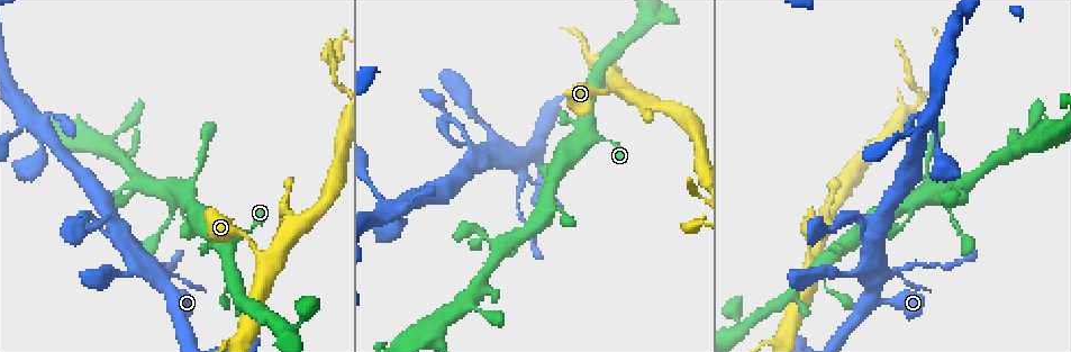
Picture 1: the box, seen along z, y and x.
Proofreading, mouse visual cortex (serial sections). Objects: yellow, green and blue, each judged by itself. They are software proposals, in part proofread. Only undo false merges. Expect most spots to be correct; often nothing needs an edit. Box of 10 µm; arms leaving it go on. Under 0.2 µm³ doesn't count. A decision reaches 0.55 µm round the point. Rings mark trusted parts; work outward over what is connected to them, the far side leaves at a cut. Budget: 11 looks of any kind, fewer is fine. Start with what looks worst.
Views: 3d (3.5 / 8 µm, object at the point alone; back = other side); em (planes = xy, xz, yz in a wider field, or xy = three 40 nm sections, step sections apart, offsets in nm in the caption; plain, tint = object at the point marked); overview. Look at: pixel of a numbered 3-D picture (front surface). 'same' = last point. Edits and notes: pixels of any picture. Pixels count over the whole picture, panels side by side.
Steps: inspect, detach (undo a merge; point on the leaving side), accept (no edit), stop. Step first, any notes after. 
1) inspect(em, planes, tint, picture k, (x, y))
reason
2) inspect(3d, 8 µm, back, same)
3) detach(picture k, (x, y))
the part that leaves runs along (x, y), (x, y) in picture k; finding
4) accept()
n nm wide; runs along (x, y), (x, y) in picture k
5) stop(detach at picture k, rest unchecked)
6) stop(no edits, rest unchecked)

inspect(3d, 3.5 µm, picture 1, (536, 155))
sharp bend

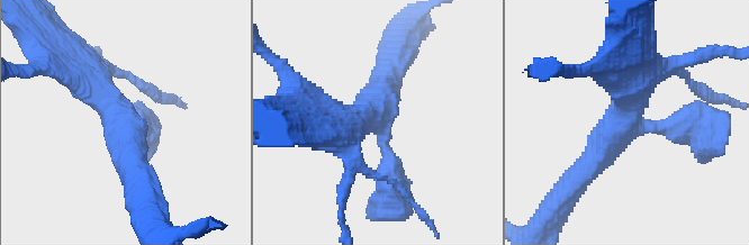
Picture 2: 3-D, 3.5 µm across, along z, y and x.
inspect(em, xy, step 5, tint, picture 2, (126, 121))
3 arms; arms of 400, 400, 500 nm; need the tissue

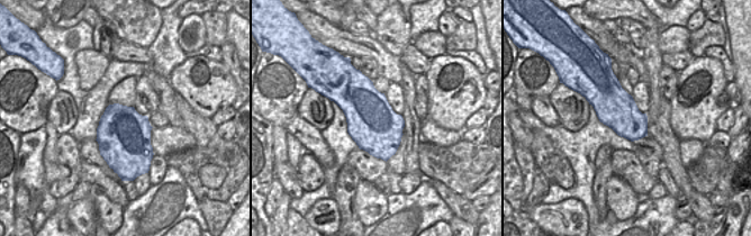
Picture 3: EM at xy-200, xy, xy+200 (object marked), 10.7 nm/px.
accept()
all the same cell

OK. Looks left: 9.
inspect(3d, 3.5 µm, picture 1, (929, 120))
narrows sharply

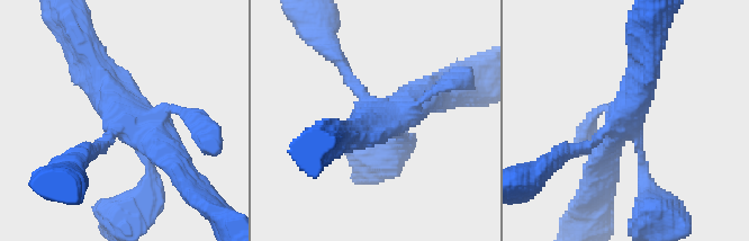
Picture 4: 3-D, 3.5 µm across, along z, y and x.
inspect(em, xy, step 2, tint, picture 4, (623, 123))
need the tissue

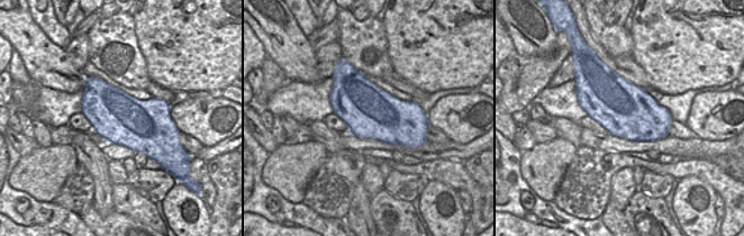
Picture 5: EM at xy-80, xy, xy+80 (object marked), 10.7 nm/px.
inspect(em, xy, step 1, tint, same)

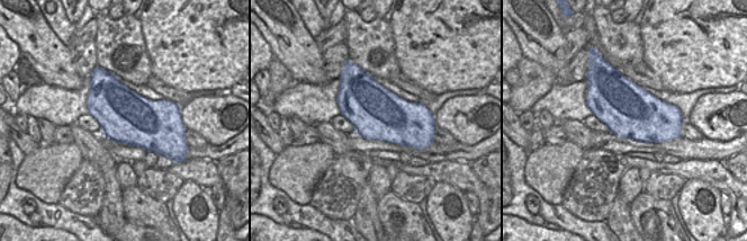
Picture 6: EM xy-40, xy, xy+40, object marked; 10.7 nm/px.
accept()
runs along (188, 177), (95, 70) in picture 4; all the same cell

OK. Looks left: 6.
inspect(3d, 3.5 µm, picture 1, (810, 258))
three arms meet

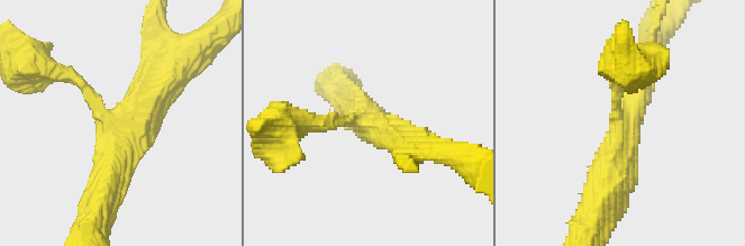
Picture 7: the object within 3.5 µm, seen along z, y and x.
inspect(em, xy, step 2, tint, picture 7, (366, 122))
3 arms; arms of 200, 350, 500 nm; need the tissue

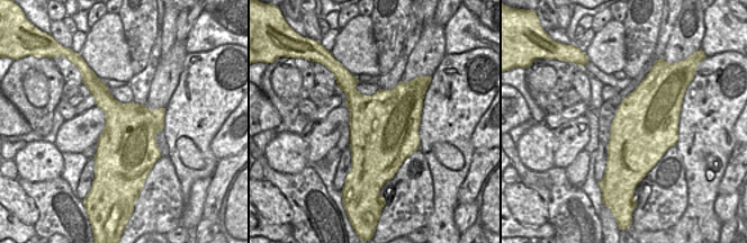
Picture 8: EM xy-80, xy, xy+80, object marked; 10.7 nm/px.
accept()
runs along (312, 122), (361, 119), (419, 143) in picture 7; continuous, no second cell

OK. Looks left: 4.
inspect(3d, 8 µm, picture 1, (280, 329))
calibre changes

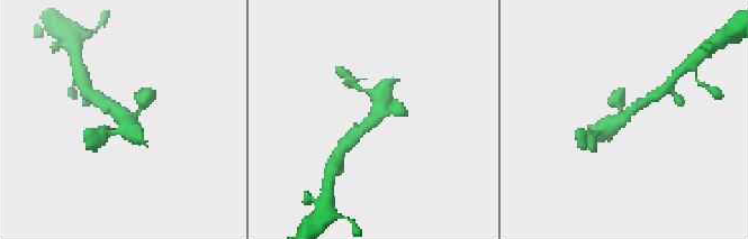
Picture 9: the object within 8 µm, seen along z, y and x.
inspect(em, planes, tint, same)
now the EM

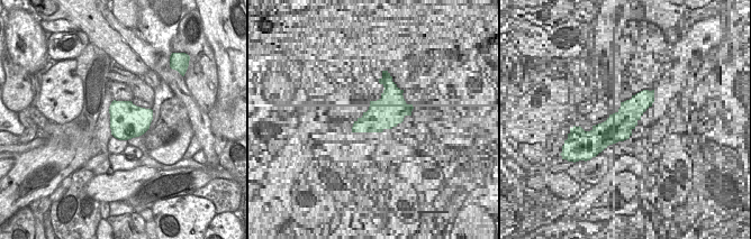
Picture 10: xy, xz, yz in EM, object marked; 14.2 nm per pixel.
accept()
runs along (645, 101), (603, 136) in picture 9; one cell here

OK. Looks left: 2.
stop(no edits, rest unchecked)

